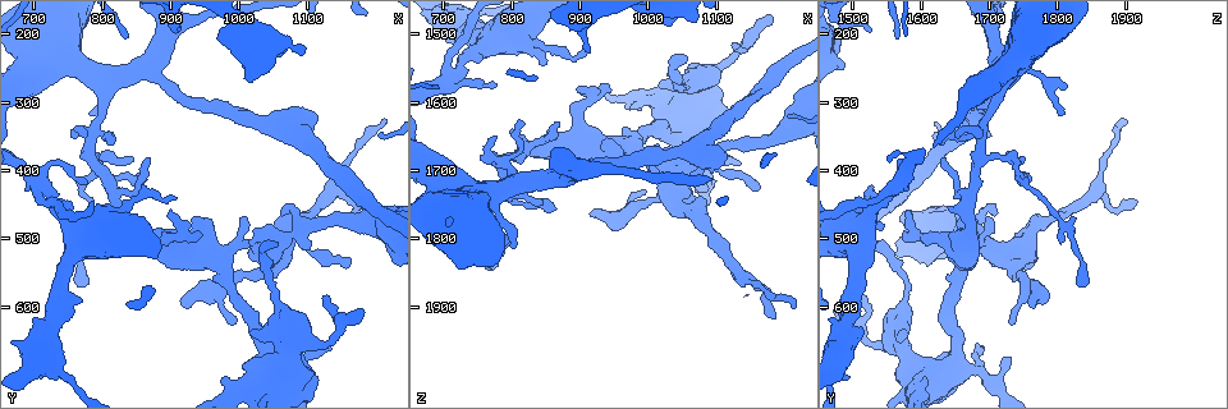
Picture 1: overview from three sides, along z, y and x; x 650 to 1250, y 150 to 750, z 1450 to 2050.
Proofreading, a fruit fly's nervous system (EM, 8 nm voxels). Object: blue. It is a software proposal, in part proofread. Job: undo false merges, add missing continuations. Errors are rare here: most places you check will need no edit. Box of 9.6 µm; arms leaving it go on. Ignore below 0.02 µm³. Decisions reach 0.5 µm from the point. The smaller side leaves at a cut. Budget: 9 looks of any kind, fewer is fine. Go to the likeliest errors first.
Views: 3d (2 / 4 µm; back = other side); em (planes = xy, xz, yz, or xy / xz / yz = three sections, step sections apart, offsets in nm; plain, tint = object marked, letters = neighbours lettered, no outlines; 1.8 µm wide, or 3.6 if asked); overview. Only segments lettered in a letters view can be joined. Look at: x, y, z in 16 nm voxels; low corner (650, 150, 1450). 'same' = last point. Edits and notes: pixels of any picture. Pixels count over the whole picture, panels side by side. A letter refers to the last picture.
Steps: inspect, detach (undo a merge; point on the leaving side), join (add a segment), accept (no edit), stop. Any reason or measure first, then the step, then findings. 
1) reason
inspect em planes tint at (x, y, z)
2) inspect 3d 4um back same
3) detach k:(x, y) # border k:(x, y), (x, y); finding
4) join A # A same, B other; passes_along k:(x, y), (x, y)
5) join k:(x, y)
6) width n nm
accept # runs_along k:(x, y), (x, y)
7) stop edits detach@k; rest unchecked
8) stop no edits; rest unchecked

calibre changes
inspect em xz step 16 tint at (1040, 525, 1720)

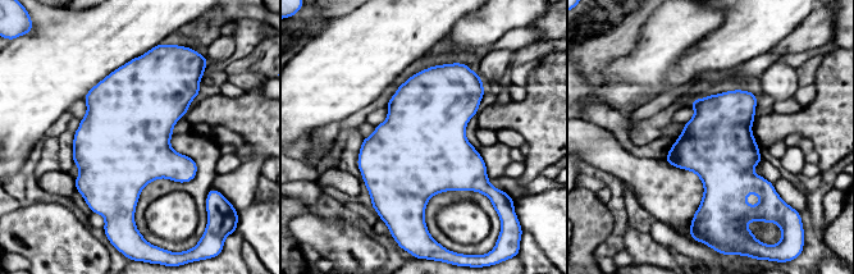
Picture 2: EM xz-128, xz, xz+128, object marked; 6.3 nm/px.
inspect em planes letters same

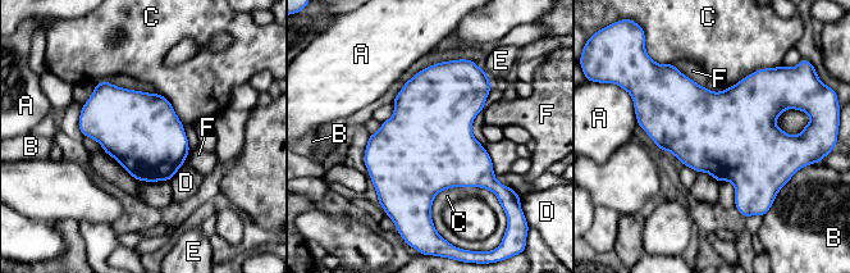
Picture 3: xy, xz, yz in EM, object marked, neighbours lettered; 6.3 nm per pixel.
accept # A other, B other, C other, D other, E other, F other; border 3:(496, 195), (441, 190), (432, 223); continuous, no second neuron

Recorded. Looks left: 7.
an open end
inspect 3d 2um at (1165, 535, 1725)

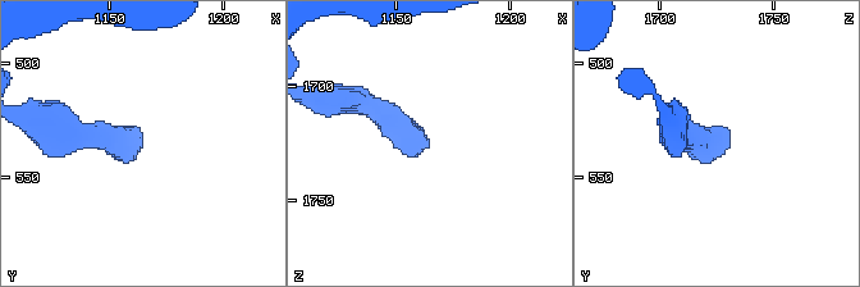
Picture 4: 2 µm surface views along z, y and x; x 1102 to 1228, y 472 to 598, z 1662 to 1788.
inspect em planes tint at (1164, 531, 1725)

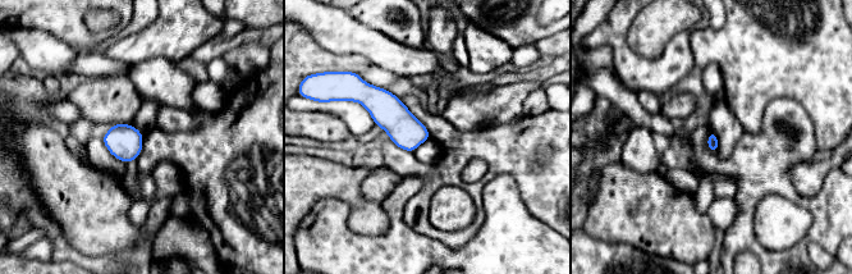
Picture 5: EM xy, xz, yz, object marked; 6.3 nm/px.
what lies round it
inspect em planes letters same

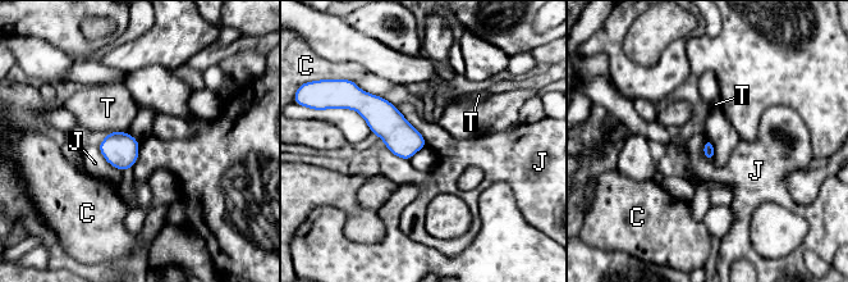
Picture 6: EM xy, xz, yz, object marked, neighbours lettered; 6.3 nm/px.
accept # C other, J other, T other; border 6:(395, 107), (422, 136), (426, 145); no lettered segment goes on from it

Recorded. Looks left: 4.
branch stops here
inspect 3d 2um at (915, 195, 1530)

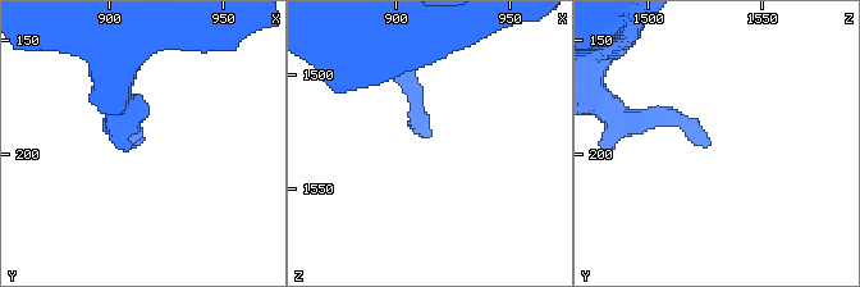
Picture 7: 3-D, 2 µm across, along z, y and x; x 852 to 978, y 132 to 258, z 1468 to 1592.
shape alone is not enough
inspect em planes letters at (913, 197, 1527)

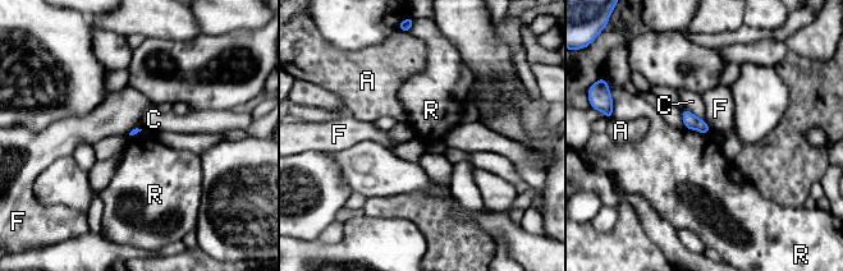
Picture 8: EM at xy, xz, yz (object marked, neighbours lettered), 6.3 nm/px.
accept # A other, C other, F other, R other; border 8:(685, 127), (701, 133), (710, 133); no lettered segment goes on from it

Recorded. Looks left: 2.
branch stops here
inspect em planes letters at (1125, 585, 1515)

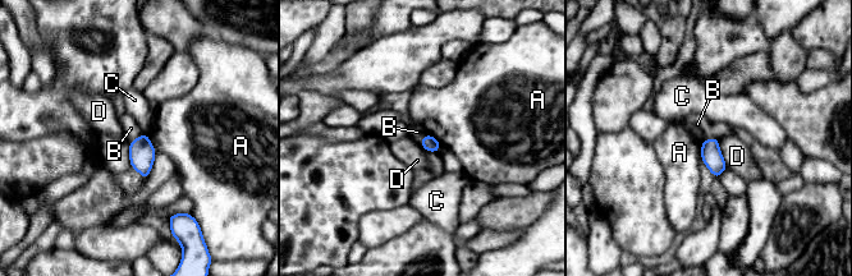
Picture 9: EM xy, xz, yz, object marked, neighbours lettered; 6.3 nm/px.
accept # A other, B other, C other, D other; none of them fits

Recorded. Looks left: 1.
stop no edits; rest unchecked

